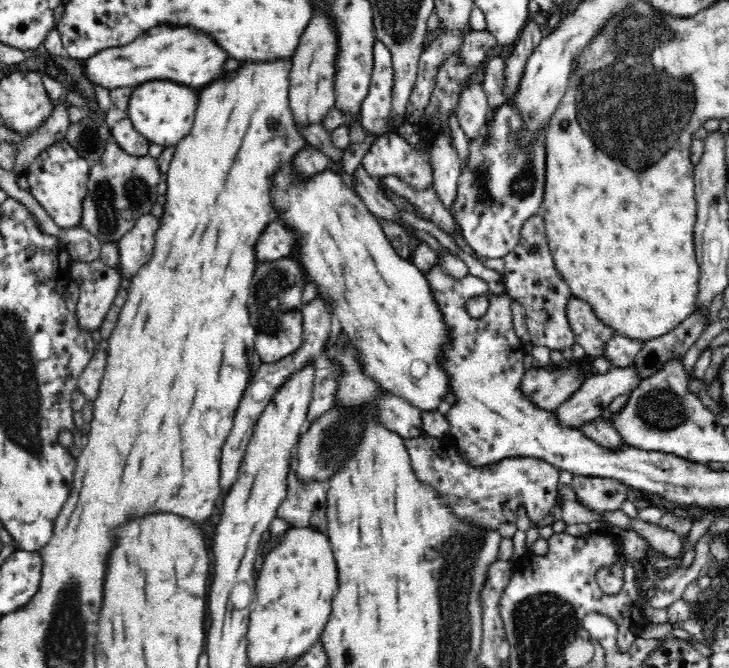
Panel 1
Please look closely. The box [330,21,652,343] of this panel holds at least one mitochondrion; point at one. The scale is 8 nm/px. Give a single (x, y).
(522, 183)

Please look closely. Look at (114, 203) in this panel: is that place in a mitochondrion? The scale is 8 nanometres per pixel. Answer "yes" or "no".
yes

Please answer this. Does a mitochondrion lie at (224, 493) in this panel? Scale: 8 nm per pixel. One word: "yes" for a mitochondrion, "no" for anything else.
no

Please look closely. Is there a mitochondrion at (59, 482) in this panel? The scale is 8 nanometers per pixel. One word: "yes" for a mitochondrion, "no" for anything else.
no

